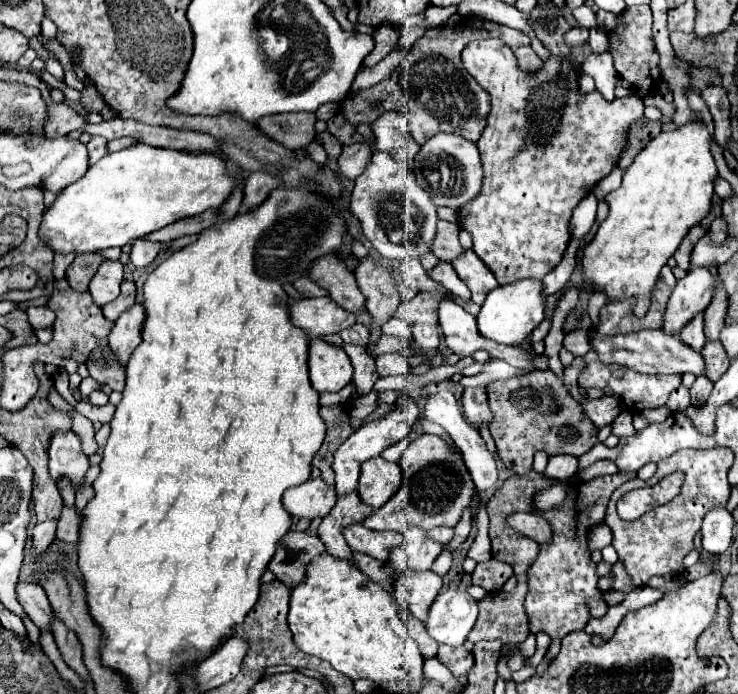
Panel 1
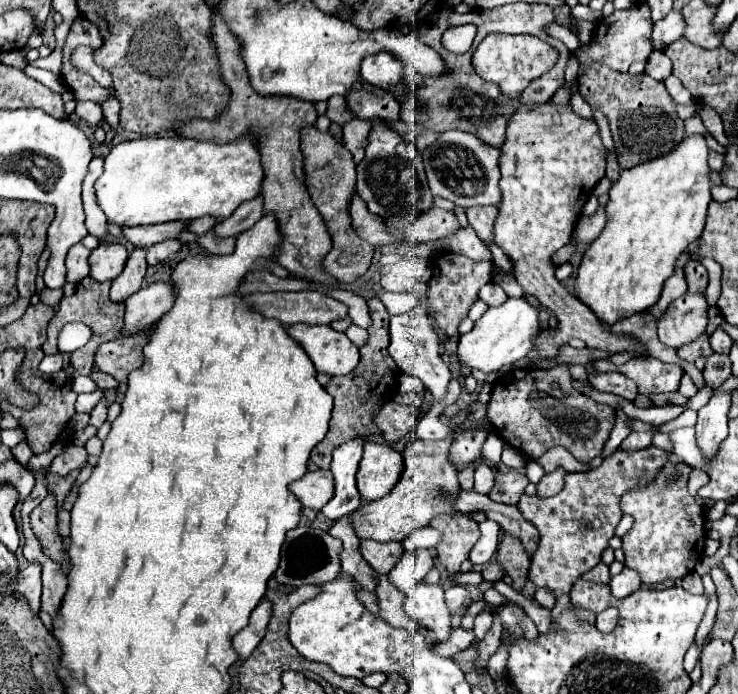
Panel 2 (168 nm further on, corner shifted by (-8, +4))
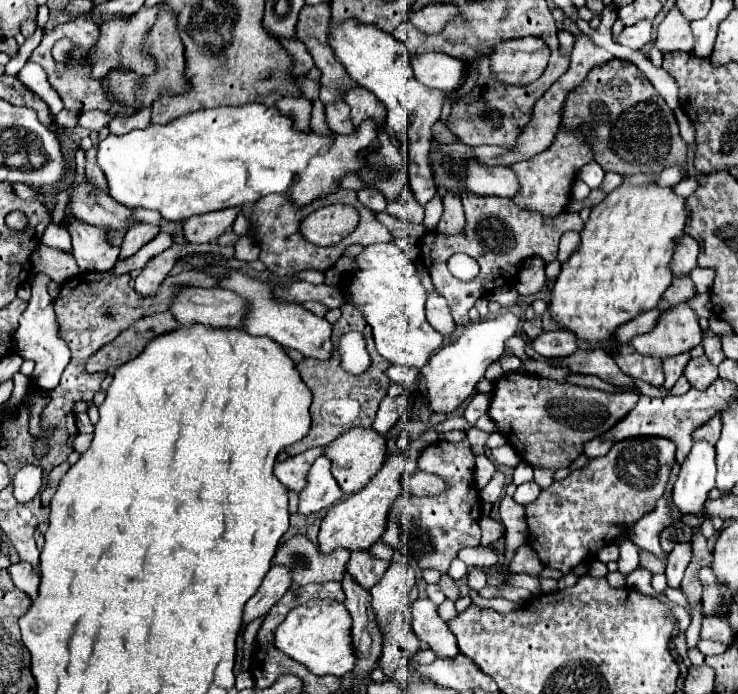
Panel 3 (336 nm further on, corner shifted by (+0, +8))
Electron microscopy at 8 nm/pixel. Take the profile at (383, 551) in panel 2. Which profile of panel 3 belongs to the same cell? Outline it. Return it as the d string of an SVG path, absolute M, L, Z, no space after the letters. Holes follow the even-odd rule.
M352 551L348 561L348 573L366 589L372 589L386 569L388 561L370 555L370 551Z

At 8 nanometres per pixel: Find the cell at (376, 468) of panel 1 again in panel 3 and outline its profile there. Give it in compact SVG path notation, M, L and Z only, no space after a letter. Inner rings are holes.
M354 427L340 435L338 439L334 439L332 443L328 443L324 455L332 461L332 475L342 487L342 491L346 495L354 495L362 491L362 487L368 485L368 481L382 469L386 459L386 439L372 429Z

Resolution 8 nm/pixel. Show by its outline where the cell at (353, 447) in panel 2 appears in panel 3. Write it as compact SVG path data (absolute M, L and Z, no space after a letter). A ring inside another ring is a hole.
M318 457L308 473L308 485L300 493L300 507L298 511L302 515L318 513L322 509L328 509L336 505L342 499L342 489L336 483L336 479L330 473L330 459L328 457Z

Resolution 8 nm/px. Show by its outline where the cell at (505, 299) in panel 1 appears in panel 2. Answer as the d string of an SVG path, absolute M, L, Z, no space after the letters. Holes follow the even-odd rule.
M524 297L520 299L508 299L500 307L490 307L476 323L474 329L466 335L460 335L458 343L458 361L460 365L466 365L468 369L478 369L484 373L498 371L504 365L514 365L518 359L522 359L540 331L538 323L538 309L530 307Z

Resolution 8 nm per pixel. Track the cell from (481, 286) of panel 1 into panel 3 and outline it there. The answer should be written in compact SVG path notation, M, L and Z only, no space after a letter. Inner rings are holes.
M444 195L444 213L438 223L438 233L442 235L460 235L464 233L466 217L458 195Z

